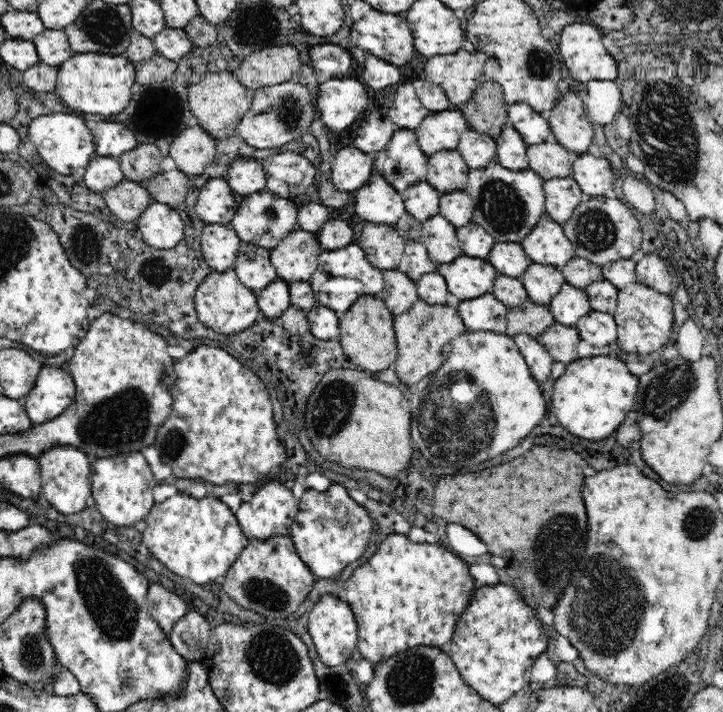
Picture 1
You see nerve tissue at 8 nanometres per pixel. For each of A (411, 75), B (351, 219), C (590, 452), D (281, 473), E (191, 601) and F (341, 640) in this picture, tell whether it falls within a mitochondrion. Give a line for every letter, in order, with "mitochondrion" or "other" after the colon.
A: other
B: other
C: other
D: other
E: other
F: other

